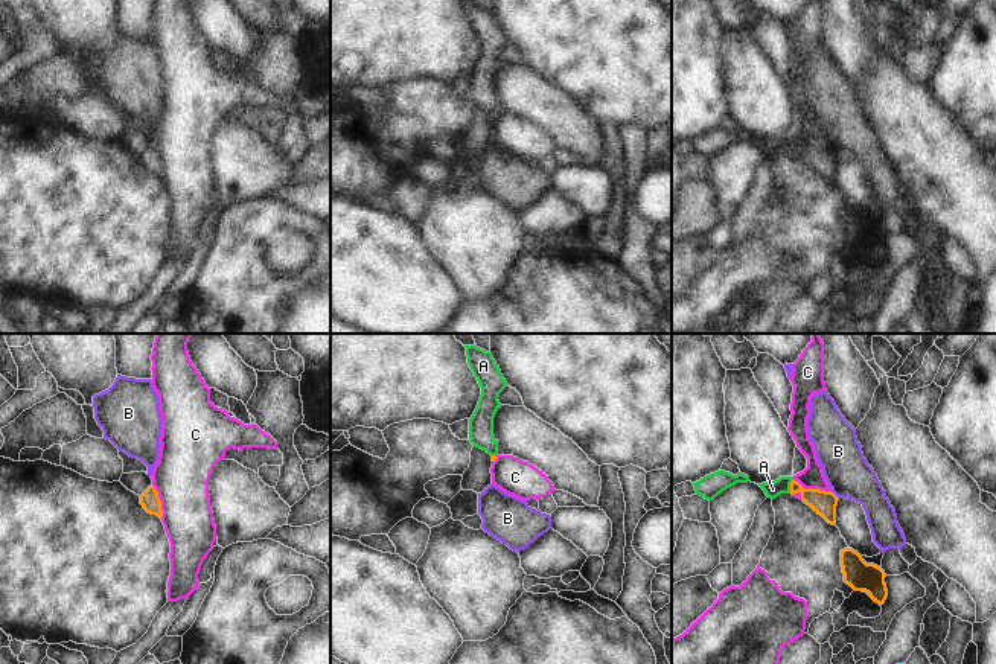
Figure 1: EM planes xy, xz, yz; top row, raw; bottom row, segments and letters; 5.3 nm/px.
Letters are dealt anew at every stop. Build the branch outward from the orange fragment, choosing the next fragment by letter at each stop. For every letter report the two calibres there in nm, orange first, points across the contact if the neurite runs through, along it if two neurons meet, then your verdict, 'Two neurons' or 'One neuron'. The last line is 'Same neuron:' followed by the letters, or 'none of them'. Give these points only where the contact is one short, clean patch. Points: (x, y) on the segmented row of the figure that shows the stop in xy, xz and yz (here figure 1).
A: Thickness 130 nm (orange) against 90 nm. Path across: yz (824, 503), (791, 486), (772, 489). One neuron
B: Thickness 130 nm (orange) against 240 nm. Boundary: yz (832, 491), (838, 498). Two neurons
C: Thickness 130 nm (orange) against 120 nm. Boundary: yz (794, 478), (804, 488), (818, 488), (830, 492). Two neurons
Same neuron: A

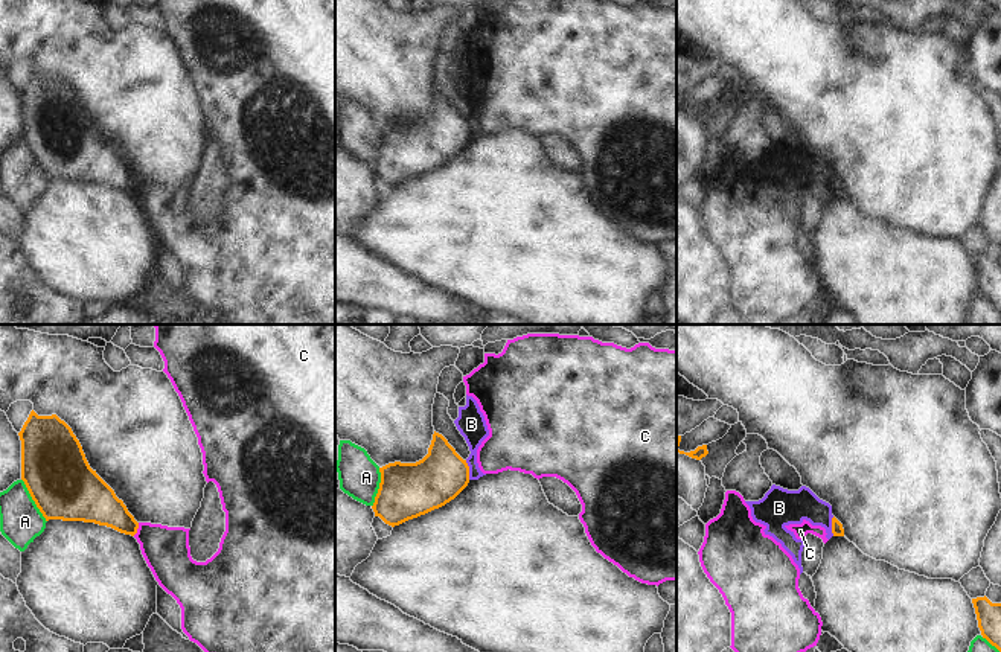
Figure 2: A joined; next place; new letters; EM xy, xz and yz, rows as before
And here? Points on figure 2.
A: Thickness 360 nm (orange) against 220 nm. Two neurons
B: Thickness 280 nm (orange) against 150 nm. Boundary: xz (465, 460), (470, 479). Two neurons
C: Thickness 200 nm (orange) against 240 nm. Two neurons
Same neuron: none of them

